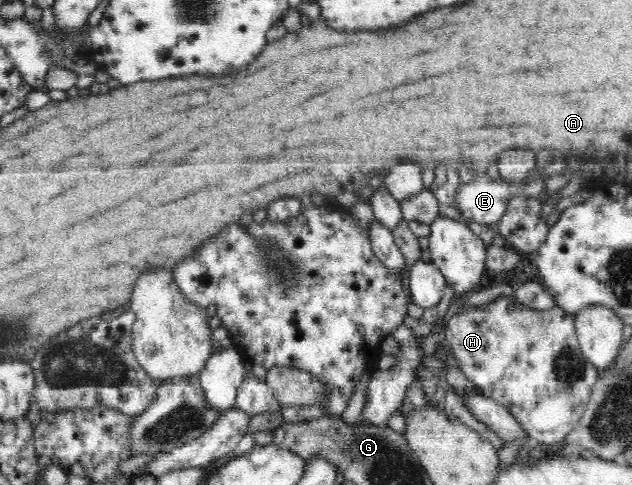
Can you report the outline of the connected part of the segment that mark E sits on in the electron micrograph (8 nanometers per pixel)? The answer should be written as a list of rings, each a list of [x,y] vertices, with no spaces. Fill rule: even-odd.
[[[537,180],[530,184],[526,183],[508,183],[496,181],[472,181],[470,183],[462,183],[456,191],[456,208],[459,211],[458,217],[465,217],[467,220],[479,224],[488,224],[495,226],[499,219],[502,219],[507,207],[508,201],[512,196],[526,195],[530,197],[541,197],[545,202],[550,200],[551,194],[547,194],[544,190],[542,180]]]

